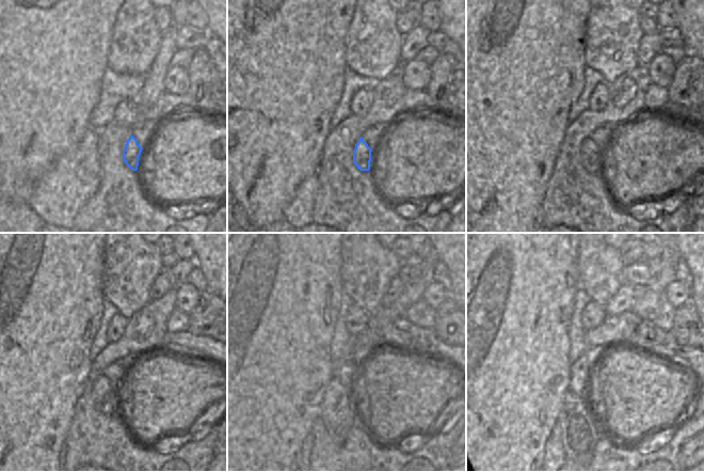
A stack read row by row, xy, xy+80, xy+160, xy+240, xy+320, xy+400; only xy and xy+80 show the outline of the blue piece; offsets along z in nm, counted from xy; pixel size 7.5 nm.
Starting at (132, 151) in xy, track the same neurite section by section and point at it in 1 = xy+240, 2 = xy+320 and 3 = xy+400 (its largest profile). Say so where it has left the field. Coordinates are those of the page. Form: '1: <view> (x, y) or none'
1: xy+240 (104, 392)
2: xy+320 (337, 411)
3: xy+400 (579, 430)

